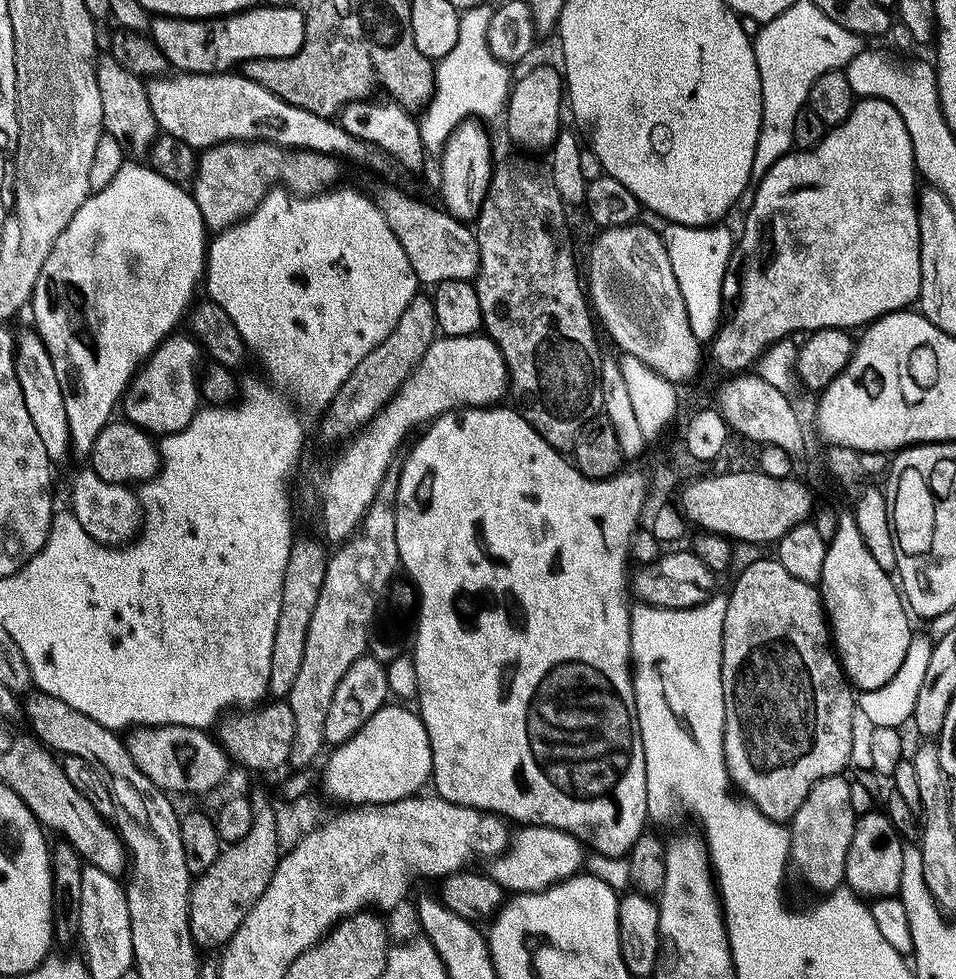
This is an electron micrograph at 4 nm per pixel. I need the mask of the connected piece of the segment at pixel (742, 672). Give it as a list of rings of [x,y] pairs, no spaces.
[[[776,558],[771,560],[753,559],[748,568],[736,580],[732,592],[728,596],[726,610],[726,626],[722,638],[722,682],[724,683],[724,697],[726,698],[726,730],[724,731],[724,753],[728,773],[732,775],[733,785],[738,789],[748,803],[755,806],[768,820],[777,822],[791,822],[795,820],[798,810],[806,802],[808,795],[822,782],[831,776],[839,776],[852,762],[852,747],[854,746],[854,718],[858,714],[858,700],[854,688],[841,665],[841,657],[834,651],[833,633],[830,631],[829,618],[825,613],[821,589],[814,584],[802,582],[794,578],[785,566]]]

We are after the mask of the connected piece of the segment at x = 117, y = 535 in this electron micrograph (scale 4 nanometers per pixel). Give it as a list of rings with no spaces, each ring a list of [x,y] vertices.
[[[91,470],[80,472],[72,484],[72,515],[78,518],[82,530],[108,548],[123,548],[139,537],[142,531],[142,509],[139,495],[131,487],[111,484]]]

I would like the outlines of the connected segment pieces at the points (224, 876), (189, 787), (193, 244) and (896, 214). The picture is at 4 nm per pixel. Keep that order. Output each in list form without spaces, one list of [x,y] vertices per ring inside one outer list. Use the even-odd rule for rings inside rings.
[[[262,788],[249,791],[248,797],[253,814],[249,834],[240,842],[221,851],[218,862],[193,885],[191,934],[197,947],[204,952],[221,949],[232,940],[250,910],[269,888],[282,859],[273,798]]]
[[[186,726],[133,728],[127,733],[126,743],[130,758],[157,790],[165,794],[189,792],[192,796],[204,796],[222,787],[228,780],[228,771],[234,768],[219,739],[208,735],[212,734],[205,729]]]
[[[125,163],[112,184],[88,197],[46,258],[32,295],[34,328],[53,359],[77,457],[91,457],[98,434],[113,423],[112,415],[121,407],[142,362],[153,356],[179,329],[176,327],[184,315],[193,311],[196,291],[201,291],[208,267],[210,230],[204,225],[195,195],[187,187],[162,178],[151,166],[140,164]]]
[[[861,99],[855,110],[839,126],[831,129],[816,148],[808,151],[797,151],[789,154],[778,163],[767,169],[764,181],[756,192],[756,201],[744,220],[744,233],[739,233],[736,241],[736,251],[732,254],[732,265],[724,279],[724,298],[727,304],[726,319],[716,333],[716,339],[711,341],[712,360],[720,368],[732,372],[728,374],[744,374],[748,368],[771,344],[792,336],[795,332],[811,334],[827,328],[842,328],[845,330],[863,329],[883,321],[886,316],[894,316],[911,309],[922,294],[922,246],[920,245],[920,227],[918,226],[918,173],[914,146],[910,138],[910,130],[906,130],[906,122],[902,122],[902,114],[890,106],[885,100]]]

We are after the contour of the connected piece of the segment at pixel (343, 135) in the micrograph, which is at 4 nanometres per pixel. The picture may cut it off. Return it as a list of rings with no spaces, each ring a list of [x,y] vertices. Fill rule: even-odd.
[[[243,74],[218,76],[181,75],[180,80],[156,78],[148,84],[150,106],[154,109],[157,129],[197,150],[207,150],[219,144],[254,144],[267,142],[285,150],[319,152],[333,158],[345,156],[358,164],[366,164],[376,172],[393,171],[392,159],[372,144],[354,138],[338,122],[318,118],[310,110],[298,110],[270,94],[258,82],[247,80]]]

